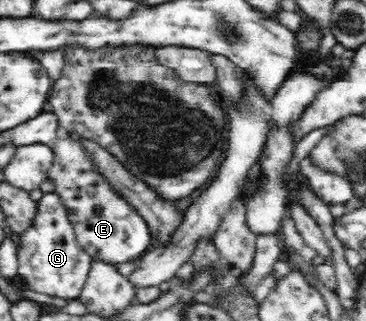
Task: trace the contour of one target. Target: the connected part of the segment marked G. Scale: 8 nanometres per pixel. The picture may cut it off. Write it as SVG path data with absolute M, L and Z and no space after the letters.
M44 193L36 201L35 217L31 219L31 225L19 235L19 269L16 276L30 290L66 300L80 296L87 273L91 269L91 256L76 242L75 230L68 213L67 206L63 204L63 198L58 193Z

